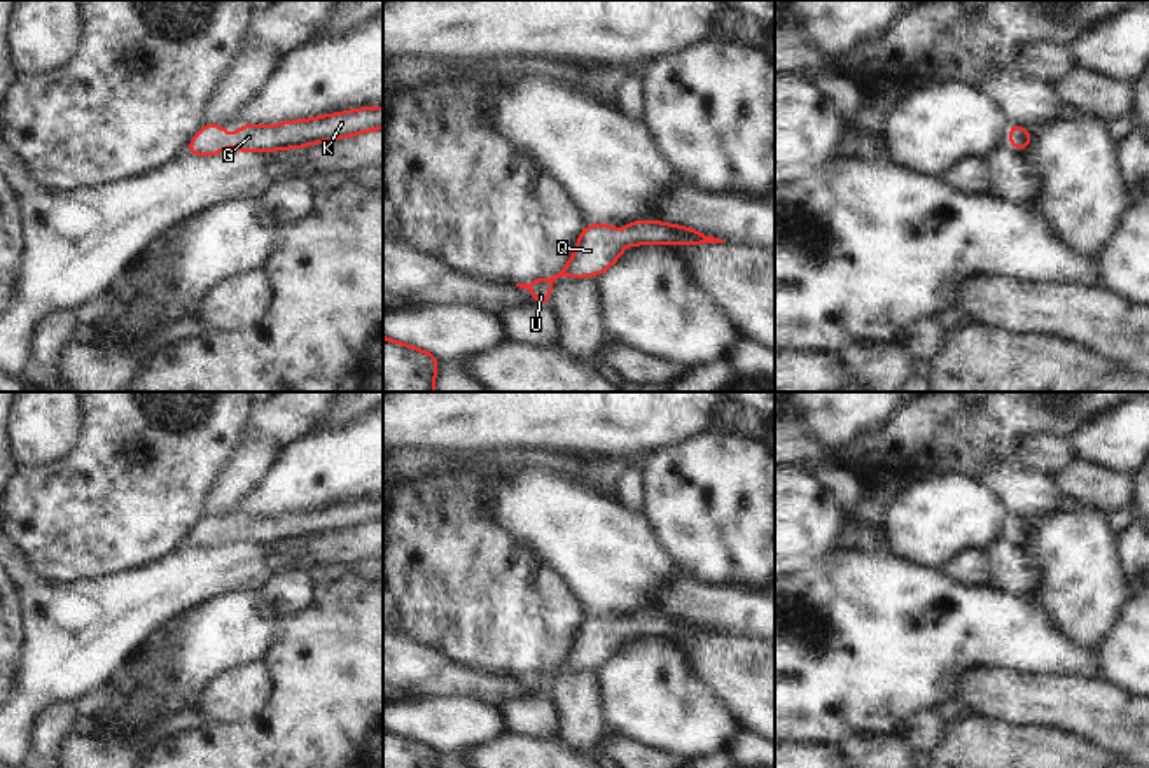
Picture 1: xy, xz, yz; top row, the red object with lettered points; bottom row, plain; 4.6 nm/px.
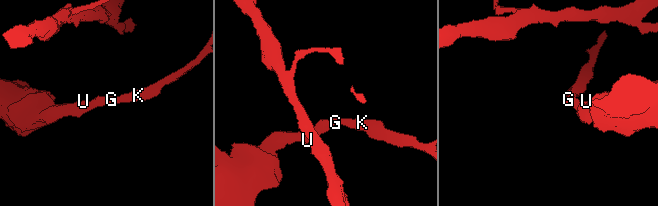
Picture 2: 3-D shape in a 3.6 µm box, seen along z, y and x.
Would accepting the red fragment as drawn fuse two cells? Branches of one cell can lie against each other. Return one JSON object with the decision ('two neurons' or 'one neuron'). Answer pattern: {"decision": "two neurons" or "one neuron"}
{"decision": "one neuron"}

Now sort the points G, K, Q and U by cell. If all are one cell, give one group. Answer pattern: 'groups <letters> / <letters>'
groups G K Q U

